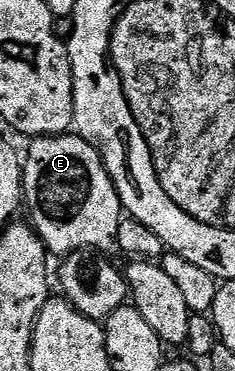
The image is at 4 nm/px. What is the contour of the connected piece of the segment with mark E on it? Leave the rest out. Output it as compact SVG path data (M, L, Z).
M76 134L36 137L30 144L22 163L24 203L48 253L63 258L75 250L112 249L123 209L98 150Z

